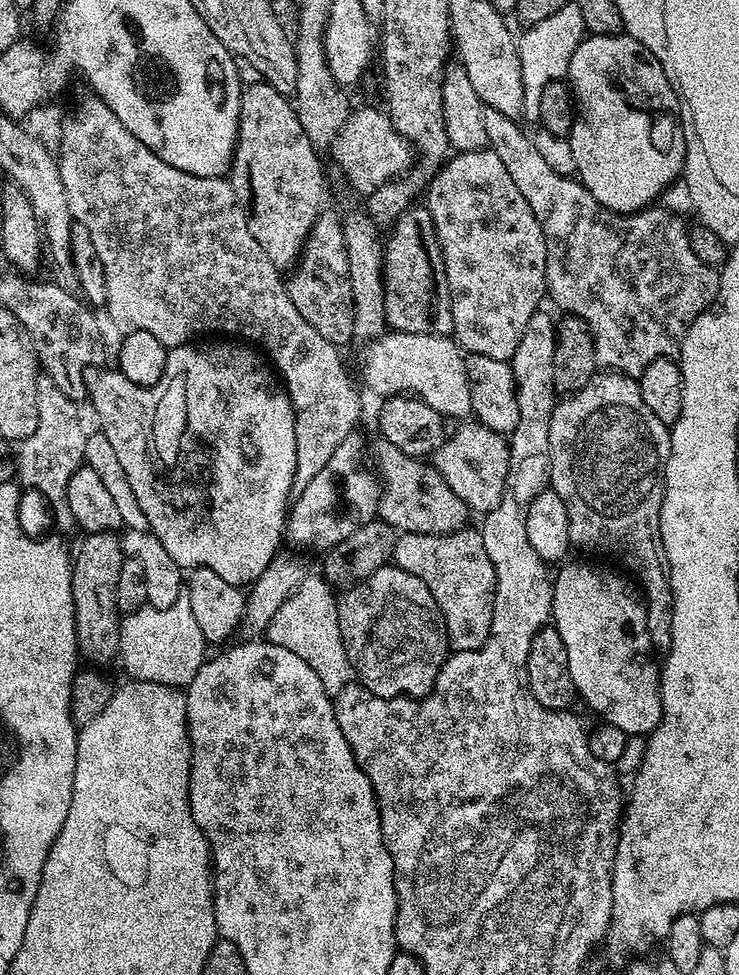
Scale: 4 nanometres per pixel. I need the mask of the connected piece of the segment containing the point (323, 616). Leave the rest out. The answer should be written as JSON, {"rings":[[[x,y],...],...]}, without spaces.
{"rings":[[[305,575],[297,588],[282,602],[282,606],[278,607],[266,631],[266,638],[272,644],[286,646],[286,650],[298,654],[298,658],[302,658],[302,662],[306,662],[306,666],[310,666],[310,670],[322,678],[322,686],[329,694],[343,690],[354,676],[352,663],[348,660],[346,646],[342,642],[342,630],[338,626],[336,601],[333,585],[323,575]]]}

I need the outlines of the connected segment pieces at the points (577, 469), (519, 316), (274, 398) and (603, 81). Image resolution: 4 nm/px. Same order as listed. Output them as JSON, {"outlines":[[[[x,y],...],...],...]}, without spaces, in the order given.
{"outlines":[[[[611,370],[597,371],[596,375],[582,386],[582,390],[565,395],[557,403],[550,418],[550,462],[552,463],[552,474],[550,477],[550,488],[562,498],[566,506],[566,518],[570,526],[570,545],[573,549],[581,548],[584,552],[597,552],[600,556],[613,556],[620,564],[625,564],[634,575],[640,579],[644,587],[643,595],[646,597],[646,626],[652,639],[653,649],[666,650],[672,645],[672,587],[668,581],[668,566],[664,559],[664,543],[660,537],[660,511],[662,510],[662,498],[664,497],[664,471],[670,454],[670,438],[672,437],[669,425],[658,422],[654,414],[650,414],[646,402],[642,402],[639,379],[624,376],[620,372]]],[[[491,150],[456,152],[432,177],[426,188],[427,196],[426,207],[430,218],[434,218],[452,295],[452,336],[469,356],[483,354],[485,358],[511,361],[530,318],[541,311],[540,299],[545,299],[548,287],[546,238],[542,226],[538,226],[538,218],[534,218],[534,210],[530,210],[530,202],[522,198],[502,158]]],[[[244,342],[224,343],[228,344],[210,345],[208,352],[203,352],[200,348],[192,348],[196,346],[171,349],[166,358],[166,370],[155,388],[143,388],[130,382],[130,378],[126,378],[126,374],[122,374],[115,367],[92,366],[88,368],[84,378],[87,399],[92,402],[92,408],[100,419],[99,427],[104,436],[110,438],[110,446],[114,446],[116,456],[121,460],[122,470],[126,470],[126,478],[134,490],[134,498],[138,498],[138,506],[142,506],[142,514],[146,514],[150,531],[156,535],[158,542],[162,542],[162,546],[166,546],[170,558],[174,558],[174,562],[178,562],[181,569],[209,567],[225,582],[248,586],[259,578],[282,548],[280,540],[282,544],[282,537],[286,532],[290,497],[294,492],[292,483],[296,473],[296,443],[294,442],[296,411],[288,397],[288,389],[278,379],[273,365],[255,347]]],[[[621,34],[618,36],[594,36],[585,35],[574,54],[569,58],[569,68],[566,75],[566,83],[572,90],[572,99],[574,101],[574,119],[572,121],[572,130],[566,137],[568,148],[572,151],[572,164],[576,167],[575,175],[580,183],[602,202],[604,208],[609,208],[615,212],[640,212],[642,209],[655,205],[656,200],[672,183],[681,179],[684,170],[684,155],[686,154],[686,142],[684,141],[684,127],[680,125],[680,99],[676,96],[676,91],[672,89],[672,83],[669,82],[668,76],[664,73],[663,66],[650,54],[642,42],[638,42],[630,35]]]]}

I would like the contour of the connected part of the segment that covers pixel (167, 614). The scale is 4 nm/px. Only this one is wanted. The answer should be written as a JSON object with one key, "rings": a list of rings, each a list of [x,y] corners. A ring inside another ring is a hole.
{"rings":[[[185,592],[165,610],[144,605],[138,611],[121,617],[117,655],[129,679],[186,688],[205,662],[205,648],[208,648],[207,641],[198,627]]]}

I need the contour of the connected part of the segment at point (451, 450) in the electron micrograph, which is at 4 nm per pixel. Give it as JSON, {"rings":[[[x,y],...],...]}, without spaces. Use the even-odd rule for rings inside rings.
{"rings":[[[464,422],[456,433],[449,435],[434,453],[434,467],[438,474],[466,502],[473,513],[487,514],[502,502],[506,488],[506,474],[510,470],[508,440],[501,433],[490,430],[478,422]]]}

